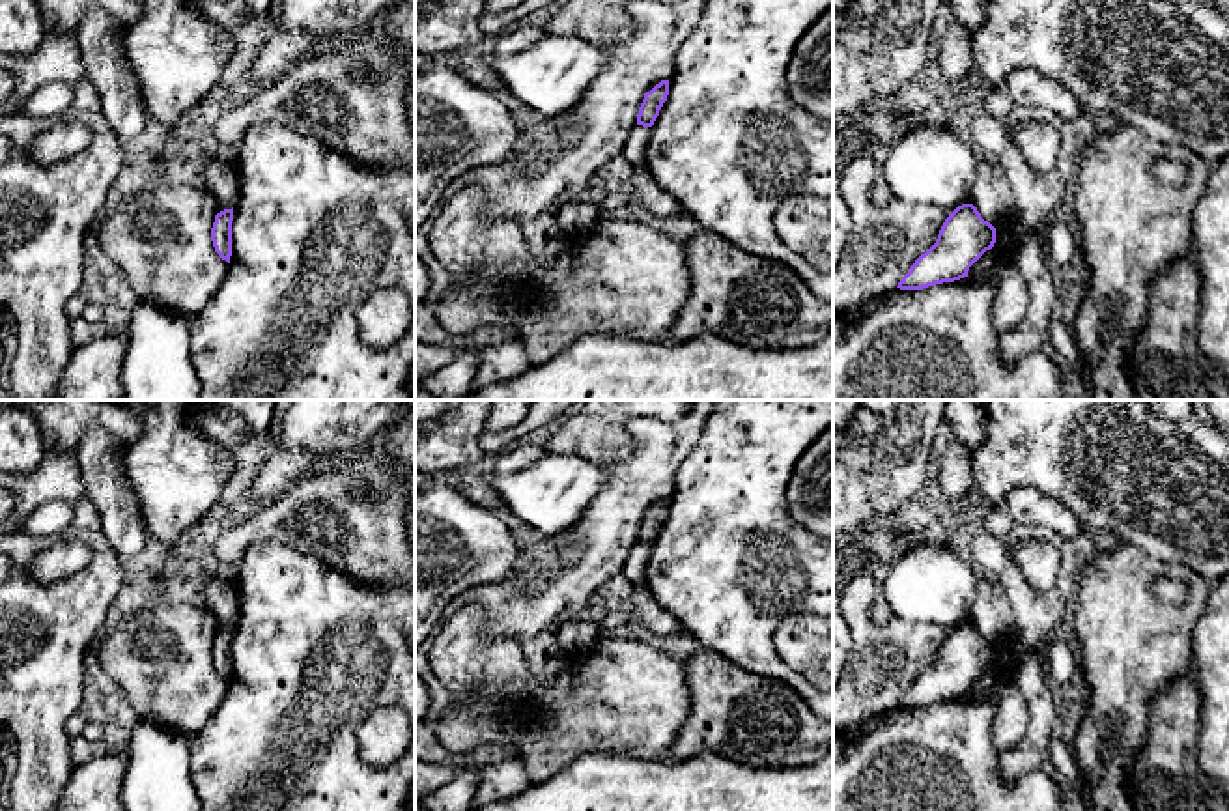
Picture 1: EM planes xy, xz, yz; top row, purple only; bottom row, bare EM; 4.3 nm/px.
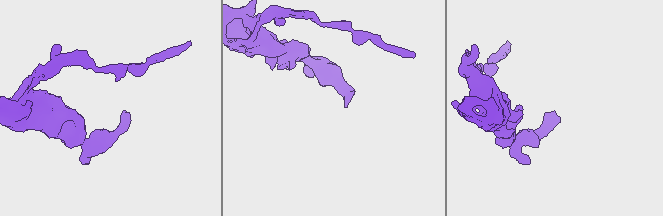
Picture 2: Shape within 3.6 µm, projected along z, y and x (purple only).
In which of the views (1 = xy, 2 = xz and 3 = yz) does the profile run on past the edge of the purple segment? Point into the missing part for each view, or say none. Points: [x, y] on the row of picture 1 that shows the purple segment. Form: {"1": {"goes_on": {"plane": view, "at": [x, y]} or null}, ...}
{"1": {"goes_on": null}, "2": {"goes_on": null}, "3": {"goes_on": null}}

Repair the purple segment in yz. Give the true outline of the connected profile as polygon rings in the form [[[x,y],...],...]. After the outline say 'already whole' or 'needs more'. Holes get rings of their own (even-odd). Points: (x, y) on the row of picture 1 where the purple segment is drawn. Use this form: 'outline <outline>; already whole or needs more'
outline [[[962,204],[949,213],[936,243],[915,260],[897,288],[923,290],[960,280],[994,243],[996,228],[973,204]]]; already whole

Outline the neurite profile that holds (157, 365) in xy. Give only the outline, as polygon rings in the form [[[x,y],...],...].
[[[151,297],[125,314],[127,353],[121,387],[127,400],[200,400],[187,318]]]

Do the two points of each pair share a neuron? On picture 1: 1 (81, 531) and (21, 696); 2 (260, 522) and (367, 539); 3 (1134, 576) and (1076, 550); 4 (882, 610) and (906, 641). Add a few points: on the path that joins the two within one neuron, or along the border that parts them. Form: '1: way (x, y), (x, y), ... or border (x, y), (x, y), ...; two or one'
1: way (98, 572), (94, 589), (38, 654); one
2: way (288, 511), (301, 499), (322, 496), (348, 511); one
3: border (1101, 550), (1073, 597); two
4: border (876, 589), (873, 619), (884, 625); two

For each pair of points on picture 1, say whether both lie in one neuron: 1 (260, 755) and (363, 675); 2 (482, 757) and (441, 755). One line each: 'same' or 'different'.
1: same
2: same

